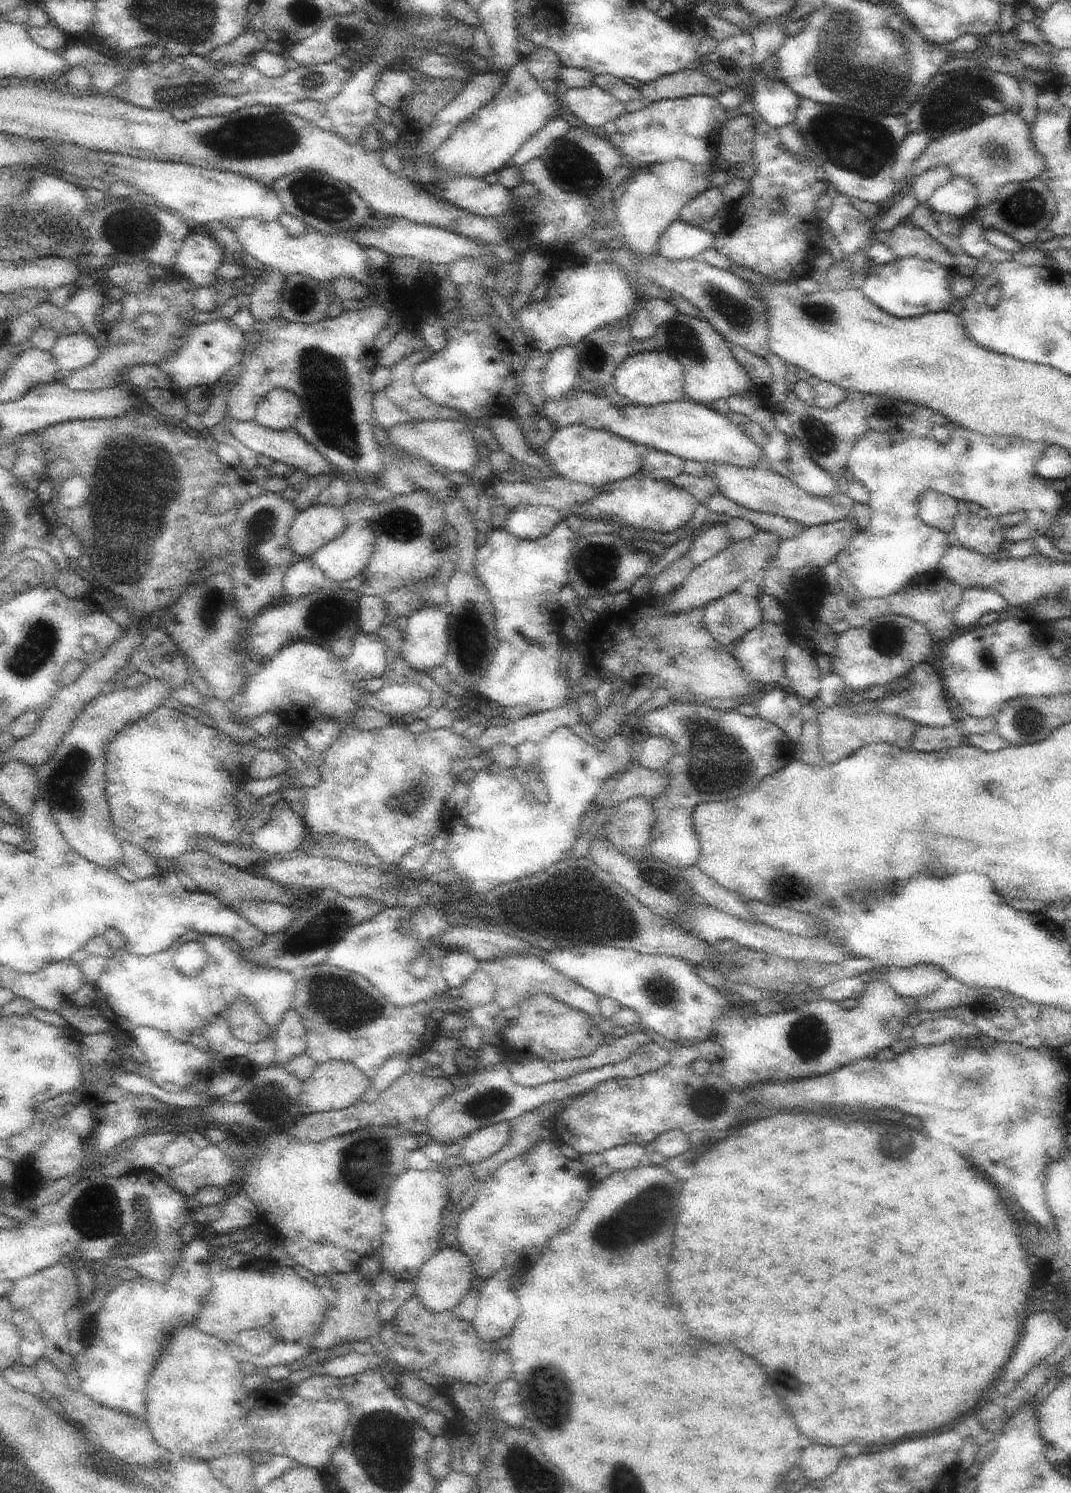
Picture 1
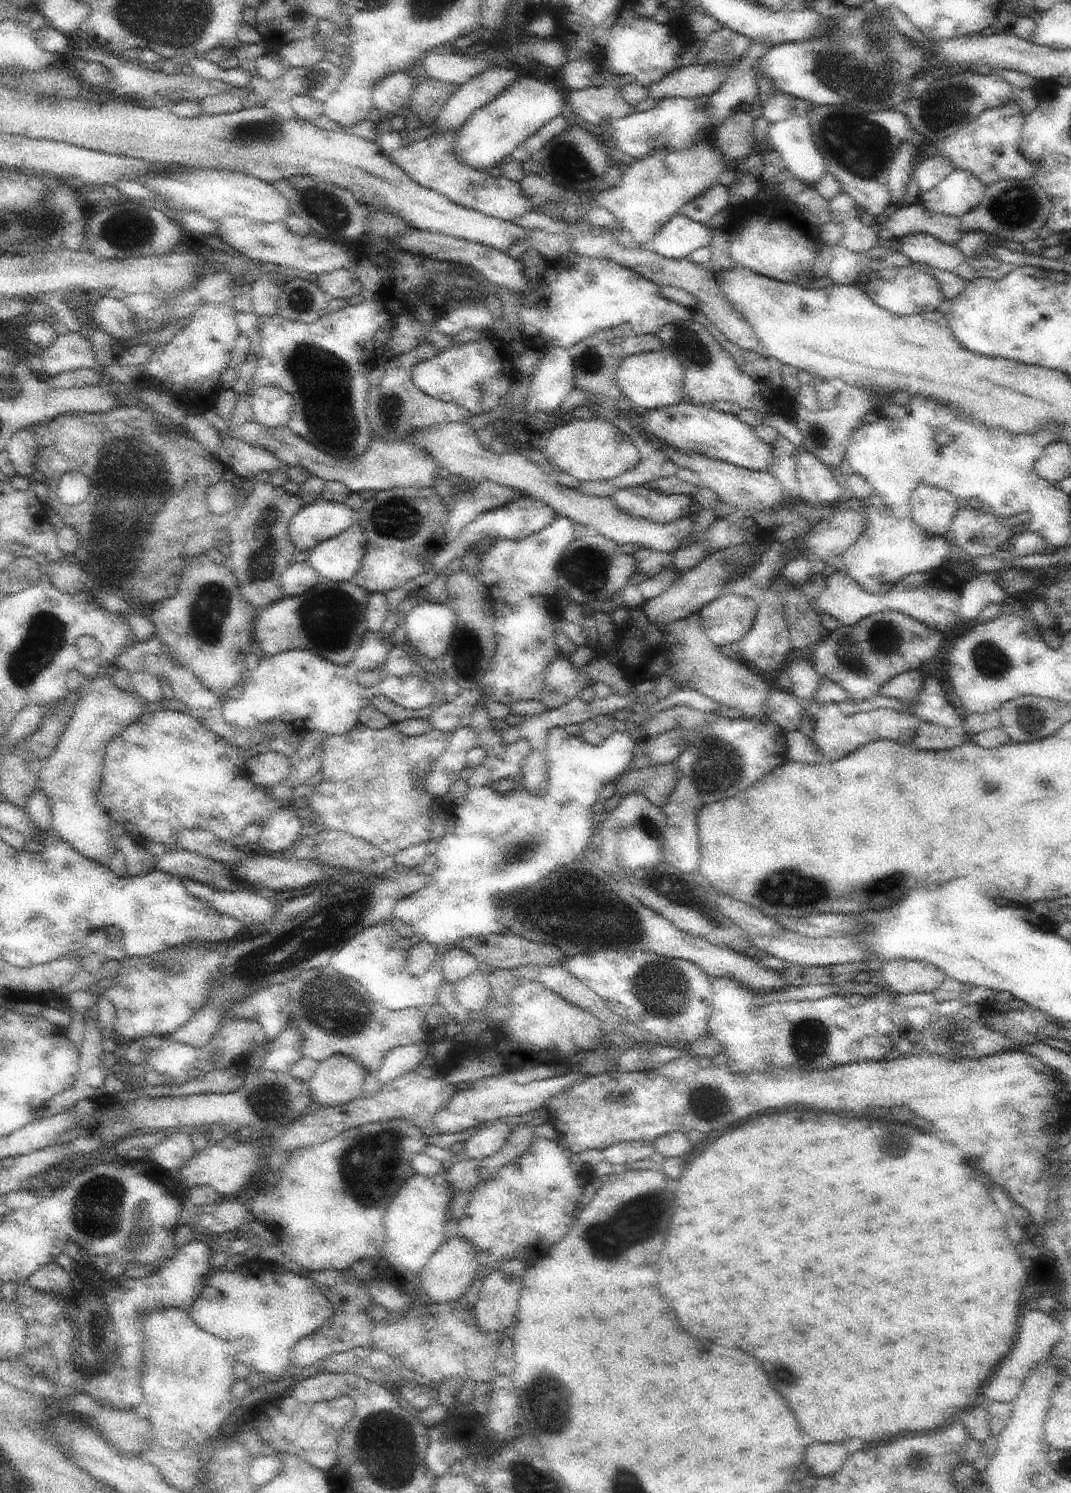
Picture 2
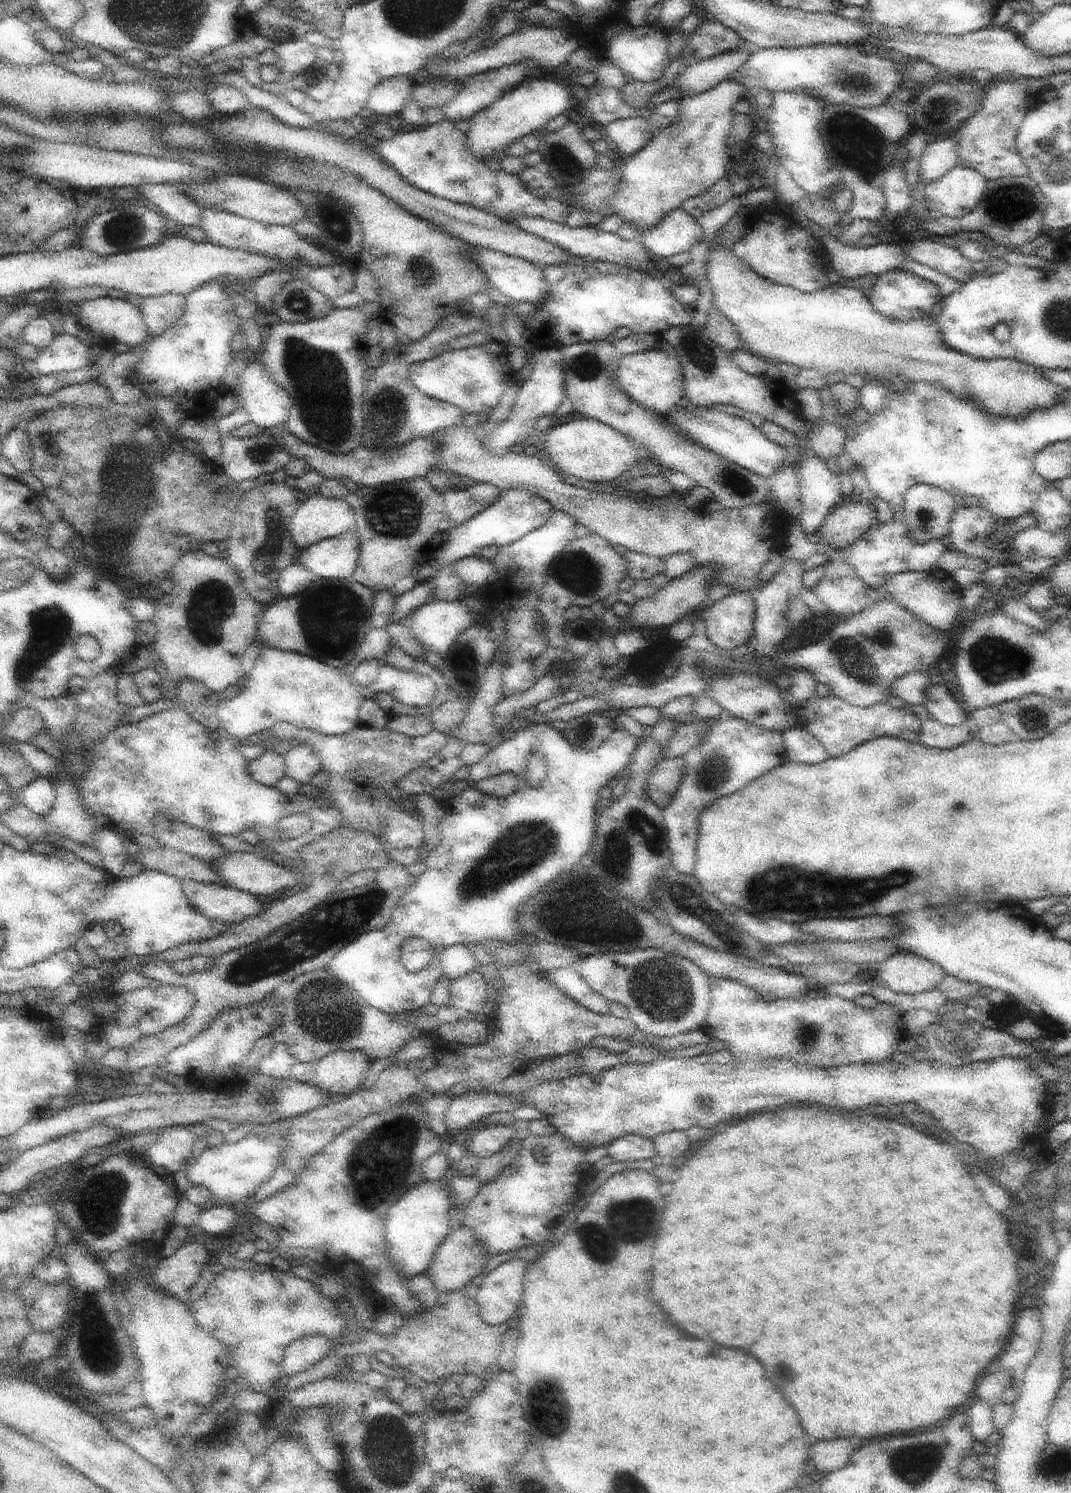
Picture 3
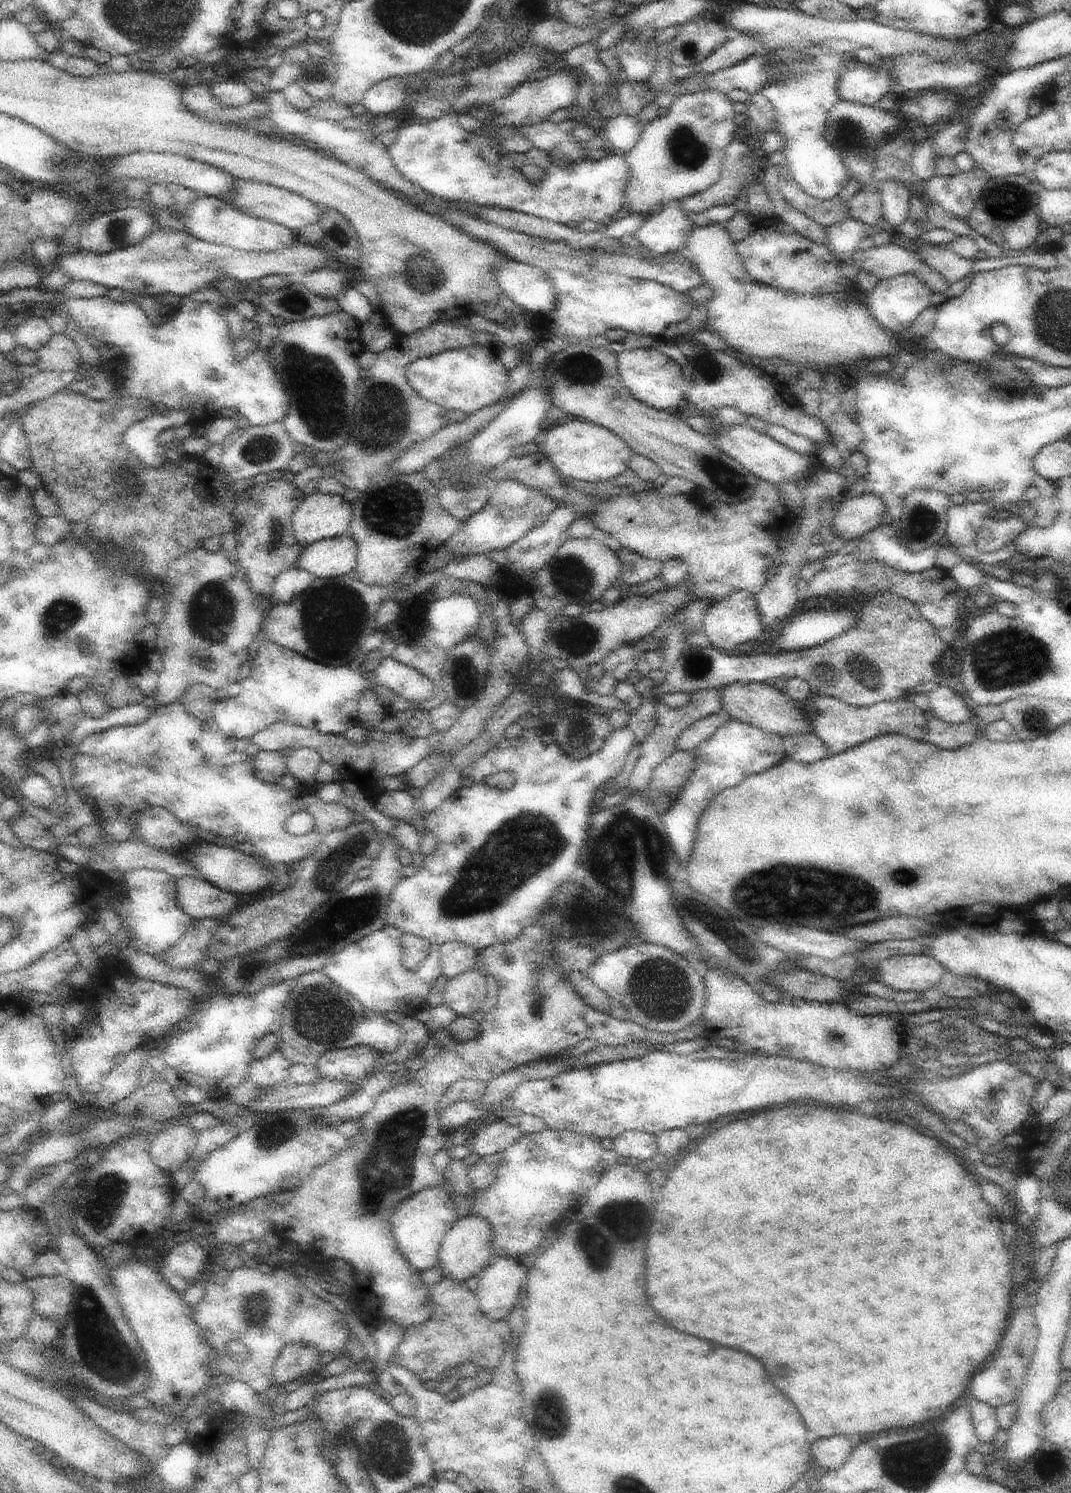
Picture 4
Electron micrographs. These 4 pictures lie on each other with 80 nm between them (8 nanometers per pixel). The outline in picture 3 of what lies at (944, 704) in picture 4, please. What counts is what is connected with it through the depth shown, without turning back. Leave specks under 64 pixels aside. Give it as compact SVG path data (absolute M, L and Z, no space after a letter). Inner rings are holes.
M942 684L928 687L923 705L929 716L942 724L954 726L968 722L967 713L962 711L960 704Z

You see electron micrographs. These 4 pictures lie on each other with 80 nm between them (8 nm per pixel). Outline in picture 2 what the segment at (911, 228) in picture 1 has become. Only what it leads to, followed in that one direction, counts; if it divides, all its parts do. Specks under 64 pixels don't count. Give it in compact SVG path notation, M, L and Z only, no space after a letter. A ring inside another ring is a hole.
M908 233L896 241L896 248L912 263L949 270L968 281L977 278L971 260L958 247L950 246L931 234Z

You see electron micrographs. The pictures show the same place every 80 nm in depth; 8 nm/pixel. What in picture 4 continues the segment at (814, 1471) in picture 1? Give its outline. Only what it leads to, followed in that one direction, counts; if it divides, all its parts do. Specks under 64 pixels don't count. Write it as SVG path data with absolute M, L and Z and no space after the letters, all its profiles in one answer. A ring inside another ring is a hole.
M834 1435L817 1439L811 1444L812 1461L827 1471L836 1471L850 1458L855 1445L846 1435Z

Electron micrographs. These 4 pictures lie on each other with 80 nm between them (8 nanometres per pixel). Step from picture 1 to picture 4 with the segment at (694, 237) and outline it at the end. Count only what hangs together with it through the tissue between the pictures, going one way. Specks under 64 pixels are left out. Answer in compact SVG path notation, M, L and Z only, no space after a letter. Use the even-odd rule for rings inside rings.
M671 205L648 217L633 239L654 254L684 252L694 227L683 208Z

